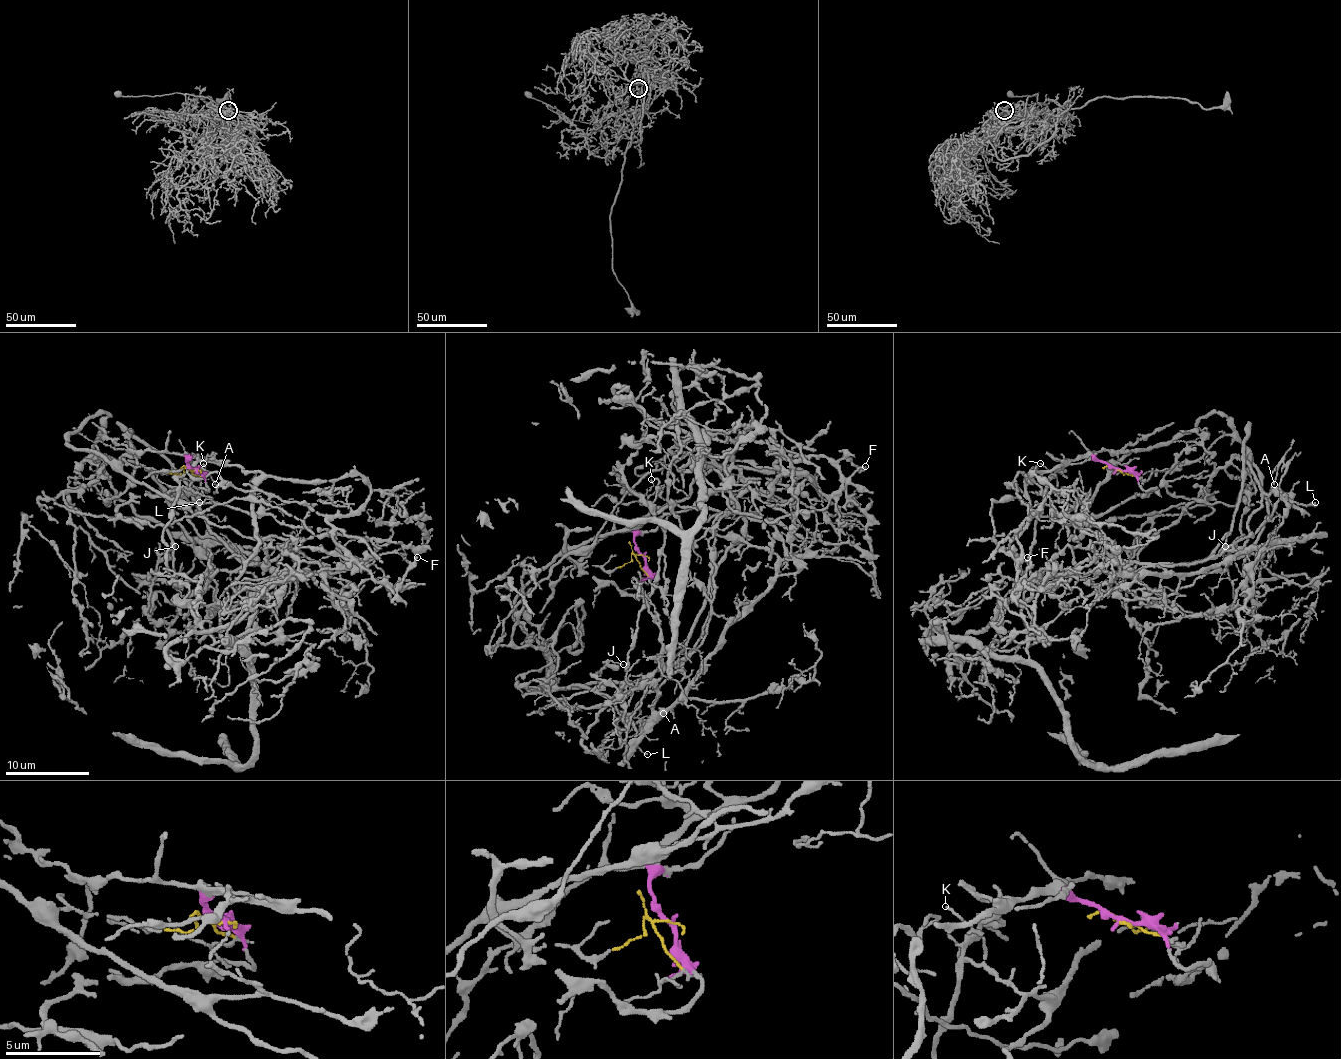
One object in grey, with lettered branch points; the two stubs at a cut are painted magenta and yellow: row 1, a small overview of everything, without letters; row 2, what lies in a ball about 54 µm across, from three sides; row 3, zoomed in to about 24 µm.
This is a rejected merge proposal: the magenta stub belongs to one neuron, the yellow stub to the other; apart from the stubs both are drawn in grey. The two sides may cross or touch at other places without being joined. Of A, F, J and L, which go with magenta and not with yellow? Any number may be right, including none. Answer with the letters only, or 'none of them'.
A, F, J

